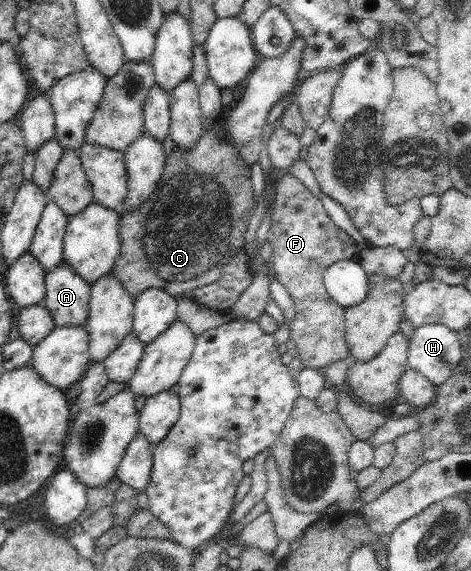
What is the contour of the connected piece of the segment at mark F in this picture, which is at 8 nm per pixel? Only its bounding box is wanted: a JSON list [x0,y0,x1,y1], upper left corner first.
[267,174,360,372]

